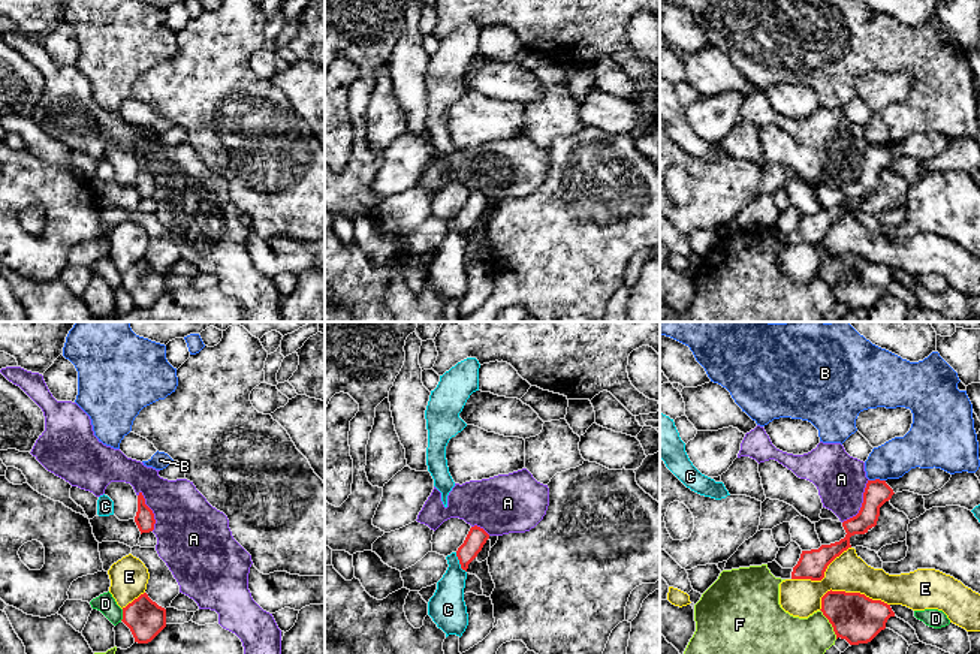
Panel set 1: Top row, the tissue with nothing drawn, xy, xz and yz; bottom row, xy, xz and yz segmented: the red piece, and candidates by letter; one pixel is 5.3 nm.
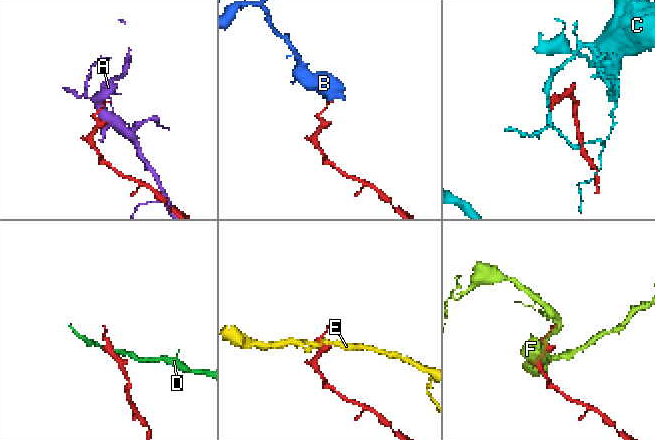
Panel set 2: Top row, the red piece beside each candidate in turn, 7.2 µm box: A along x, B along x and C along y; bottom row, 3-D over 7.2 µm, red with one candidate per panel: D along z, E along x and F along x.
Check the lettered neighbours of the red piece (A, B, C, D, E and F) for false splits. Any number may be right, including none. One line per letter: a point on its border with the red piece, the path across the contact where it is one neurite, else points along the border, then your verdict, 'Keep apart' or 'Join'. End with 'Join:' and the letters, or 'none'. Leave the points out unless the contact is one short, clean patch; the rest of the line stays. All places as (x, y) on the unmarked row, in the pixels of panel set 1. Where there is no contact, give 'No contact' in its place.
A: Touches red at yz (862, 168). Keep apart
B: Touches red at yz (877, 144). Boundary: yz (884, 144), (870, 145). Keep apart
C: Touches red at xz (460, 228). Boundary: xz (455, 217), (460, 231), (466, 237). Keep apart
D: Touches red at xy (123, 280). Boundary: xy (123, 274), (120, 285). Keep apart
E: Touches red at yz (849, 258). Keep apart
F: Touches red at yz (831, 288). Keep apart
Join: none

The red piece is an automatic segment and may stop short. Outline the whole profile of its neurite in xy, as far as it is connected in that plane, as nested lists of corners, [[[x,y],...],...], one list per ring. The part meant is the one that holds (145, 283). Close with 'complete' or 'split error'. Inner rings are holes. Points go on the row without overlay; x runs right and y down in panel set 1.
[[[144,257],[123,272],[121,286],[130,293],[135,307],[148,308],[166,292],[166,274]]]; complete

